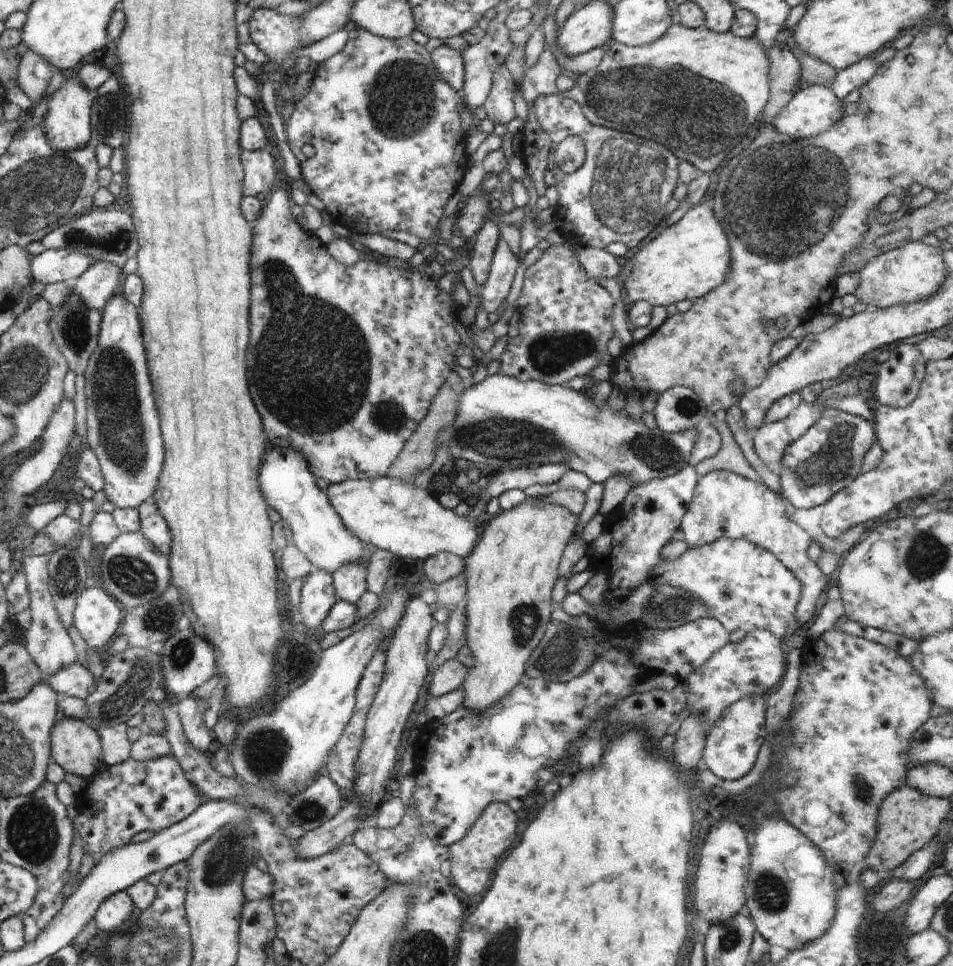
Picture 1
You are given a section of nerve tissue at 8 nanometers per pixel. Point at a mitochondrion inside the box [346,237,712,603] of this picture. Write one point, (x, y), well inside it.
(498, 438)

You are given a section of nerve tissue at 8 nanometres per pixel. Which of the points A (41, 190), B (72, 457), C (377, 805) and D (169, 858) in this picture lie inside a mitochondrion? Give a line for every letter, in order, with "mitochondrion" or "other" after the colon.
A: mitochondrion
B: other
C: other
D: other

